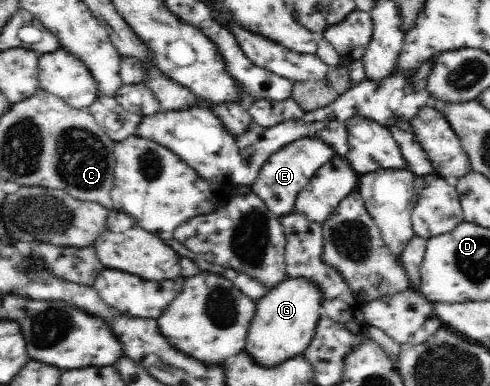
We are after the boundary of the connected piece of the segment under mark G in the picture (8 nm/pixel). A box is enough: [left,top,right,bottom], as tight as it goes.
[244,278,322,368]

